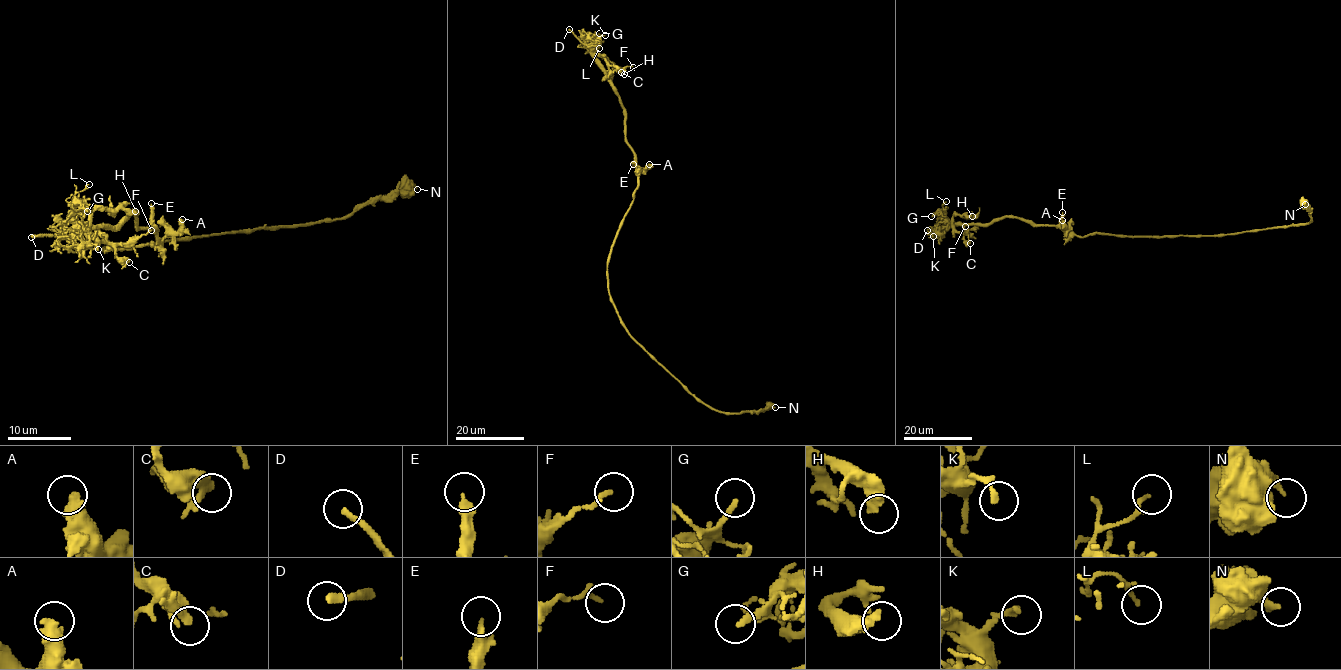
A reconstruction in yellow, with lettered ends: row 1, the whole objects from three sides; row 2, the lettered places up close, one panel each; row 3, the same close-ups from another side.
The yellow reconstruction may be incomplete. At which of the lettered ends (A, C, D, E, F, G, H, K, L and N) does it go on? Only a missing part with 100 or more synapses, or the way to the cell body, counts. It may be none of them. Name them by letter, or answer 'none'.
D

